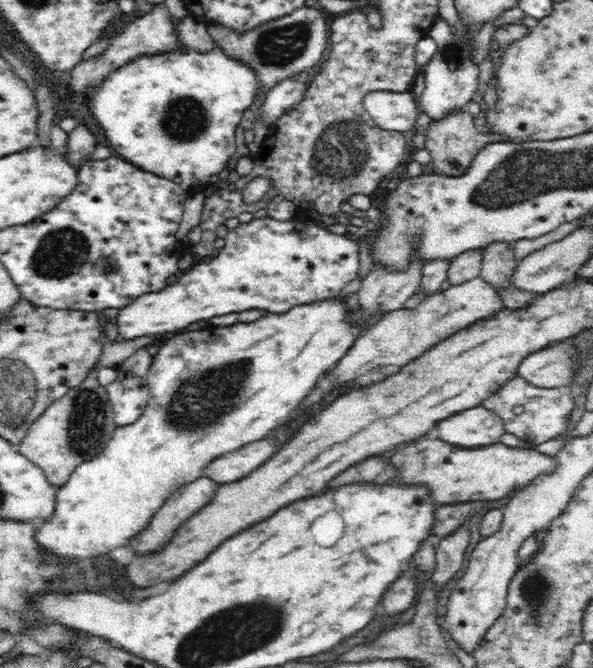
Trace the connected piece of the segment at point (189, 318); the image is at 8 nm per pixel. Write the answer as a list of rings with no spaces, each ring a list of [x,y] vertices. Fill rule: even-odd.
[[[264,217],[260,219],[253,219],[248,223],[239,223],[238,226],[234,227],[234,230],[229,230],[227,236],[225,236],[224,248],[220,250],[220,254],[215,258],[198,263],[196,266],[186,274],[180,274],[176,282],[168,285],[166,288],[159,290],[158,292],[148,292],[142,296],[138,296],[134,300],[133,304],[128,307],[123,307],[118,310],[118,316],[113,322],[117,326],[117,338],[120,341],[132,340],[138,337],[144,336],[156,336],[156,334],[168,334],[168,332],[176,332],[180,328],[186,328],[188,324],[192,322],[211,320],[216,316],[224,316],[224,314],[230,314],[230,312],[244,312],[244,310],[250,310],[250,308],[258,308],[258,310],[266,310],[265,314],[274,313],[274,315],[284,315],[294,307],[304,306],[306,304],[314,304],[316,301],[328,300],[328,297],[336,296],[338,292],[342,290],[349,282],[357,278],[359,268],[359,246],[352,241],[352,237],[344,238],[344,235],[336,236],[332,232],[320,230],[318,226],[314,224],[306,224],[300,220],[287,220],[286,222],[280,222],[272,217]]]

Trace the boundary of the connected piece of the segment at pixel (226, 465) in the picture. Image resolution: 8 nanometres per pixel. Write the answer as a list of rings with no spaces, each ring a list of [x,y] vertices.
[[[270,437],[244,445],[212,460],[212,463],[203,469],[202,477],[208,477],[220,485],[237,481],[264,464],[276,450],[278,446],[275,439]]]

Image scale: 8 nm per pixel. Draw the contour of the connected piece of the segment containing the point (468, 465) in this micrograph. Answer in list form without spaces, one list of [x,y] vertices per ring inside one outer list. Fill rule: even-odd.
[[[419,437],[408,442],[408,446],[400,446],[400,450],[392,456],[392,462],[400,468],[400,484],[424,484],[431,491],[433,500],[438,504],[467,503],[468,500],[493,501],[503,499],[508,494],[518,491],[532,482],[538,475],[548,475],[556,468],[555,457],[540,453],[530,446],[520,445],[510,447],[502,442],[494,443],[485,447],[466,449],[449,442],[436,439]]]

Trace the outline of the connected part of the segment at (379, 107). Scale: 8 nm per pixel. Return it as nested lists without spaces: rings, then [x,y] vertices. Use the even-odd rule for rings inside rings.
[[[374,91],[365,96],[363,105],[372,120],[387,131],[401,133],[412,130],[418,120],[419,108],[412,91]]]

